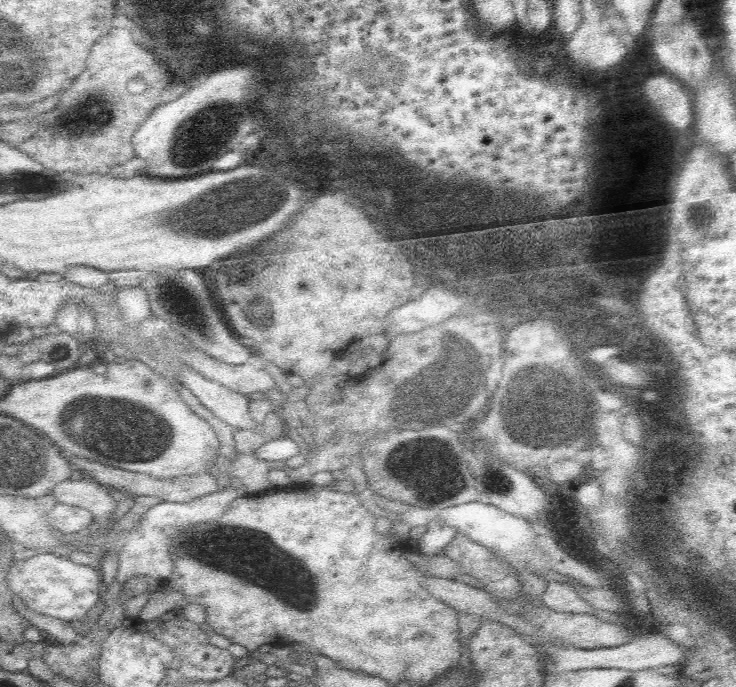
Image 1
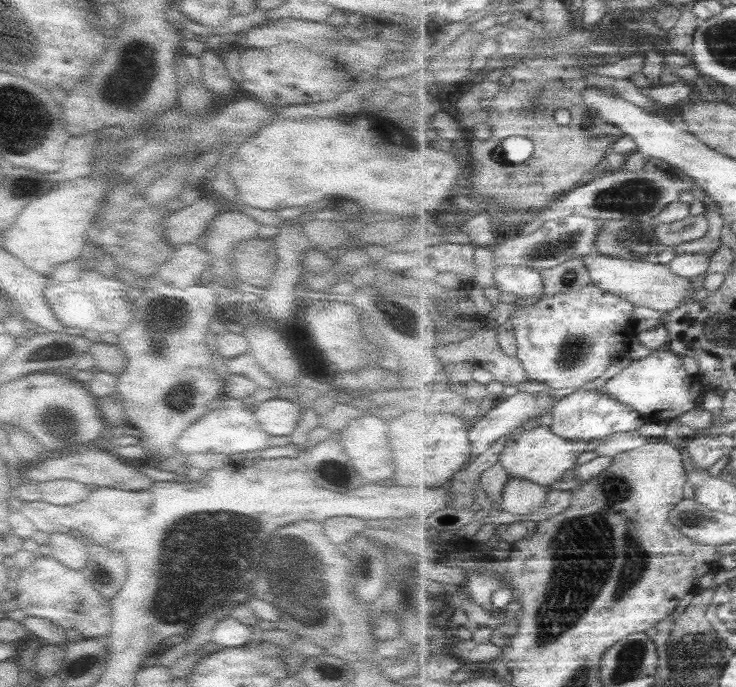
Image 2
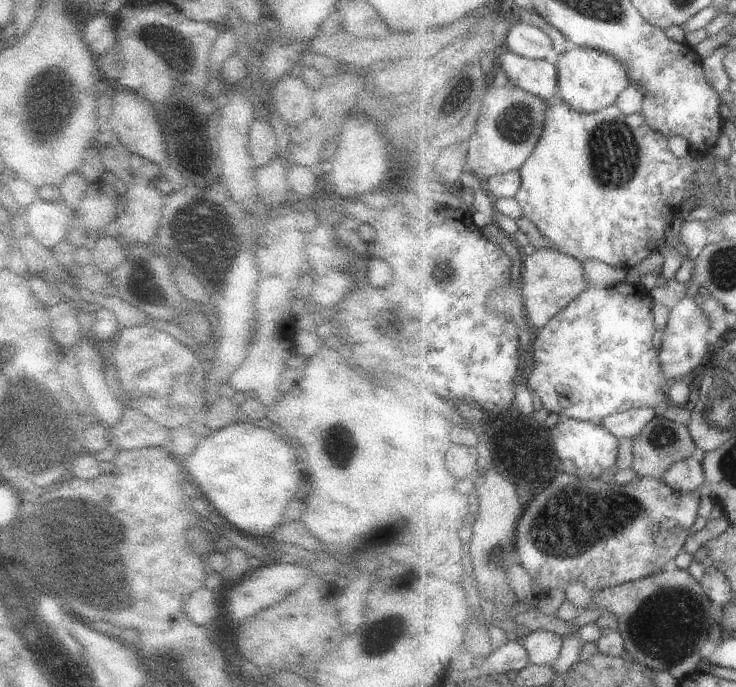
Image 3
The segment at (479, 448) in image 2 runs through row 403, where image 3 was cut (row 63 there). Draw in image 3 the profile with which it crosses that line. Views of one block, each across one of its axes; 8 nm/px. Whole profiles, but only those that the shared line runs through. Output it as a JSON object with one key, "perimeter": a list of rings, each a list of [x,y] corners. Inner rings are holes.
{"perimeter":[[[506,51],[498,59],[506,78],[515,86],[546,101],[556,98],[559,90],[559,70],[556,63],[517,56],[510,51]]]}

